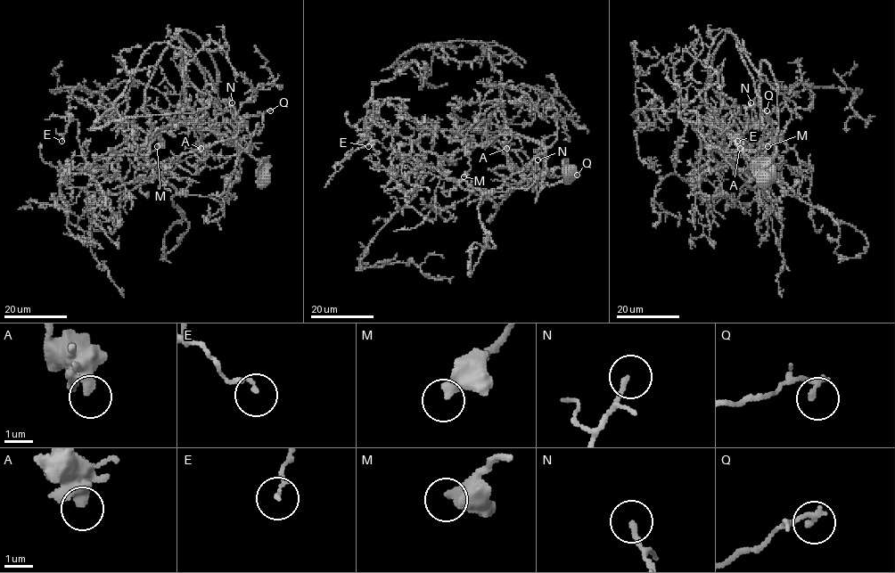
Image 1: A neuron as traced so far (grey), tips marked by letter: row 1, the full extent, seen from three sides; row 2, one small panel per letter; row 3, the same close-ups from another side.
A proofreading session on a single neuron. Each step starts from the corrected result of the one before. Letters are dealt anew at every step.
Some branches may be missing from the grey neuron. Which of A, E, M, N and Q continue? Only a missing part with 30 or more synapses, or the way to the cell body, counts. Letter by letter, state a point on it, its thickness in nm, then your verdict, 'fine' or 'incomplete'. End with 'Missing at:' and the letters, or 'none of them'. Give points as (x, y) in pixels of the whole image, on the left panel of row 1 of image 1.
A: place (201, 148); calibre 460 nm; fine
E: place (61, 141); calibre 140 nm; fine
M: place (157, 146); calibre 420 nm; fine
N: place (232, 102); calibre 170 nm; fine
Q: place (270, 110); calibre 200 nm; fine
Missing at: none of them

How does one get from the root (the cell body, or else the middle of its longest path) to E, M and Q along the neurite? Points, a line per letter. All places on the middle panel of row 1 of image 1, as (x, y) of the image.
E: (570, 173), (530, 187), (488, 169), (543, 170), (545, 150), (516, 134), (442, 159), (375, 117), (368, 146)
M: (570, 173), (530, 187), (496, 174), (530, 179), (545, 159), (538, 143), (500, 134), (463, 149), (463, 176)
Q: (570, 173), (530, 187), (488, 169), (509, 167), (530, 179), (546, 152), (504, 180), (577, 175)

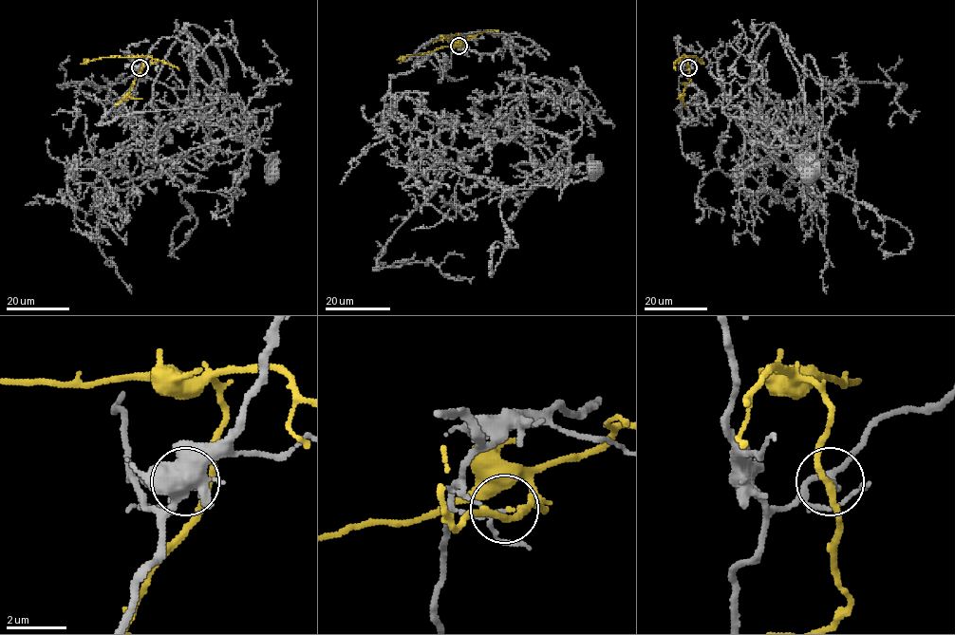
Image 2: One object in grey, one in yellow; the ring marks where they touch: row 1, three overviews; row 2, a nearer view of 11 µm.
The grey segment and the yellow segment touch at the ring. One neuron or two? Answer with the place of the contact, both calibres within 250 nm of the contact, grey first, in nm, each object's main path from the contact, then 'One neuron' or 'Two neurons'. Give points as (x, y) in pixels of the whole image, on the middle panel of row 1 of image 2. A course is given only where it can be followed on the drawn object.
Place: (458, 46). Thickness 130 nm (grey) against 160 nm. Course of grey: (458, 46), (440, 37), (509, 34), (527, 125), (569, 147), (551, 176), (510, 165), (552, 184), (595, 169). Course of yellow: (458, 46), (462, 46), (460, 42), (398, 60). Two neurons

